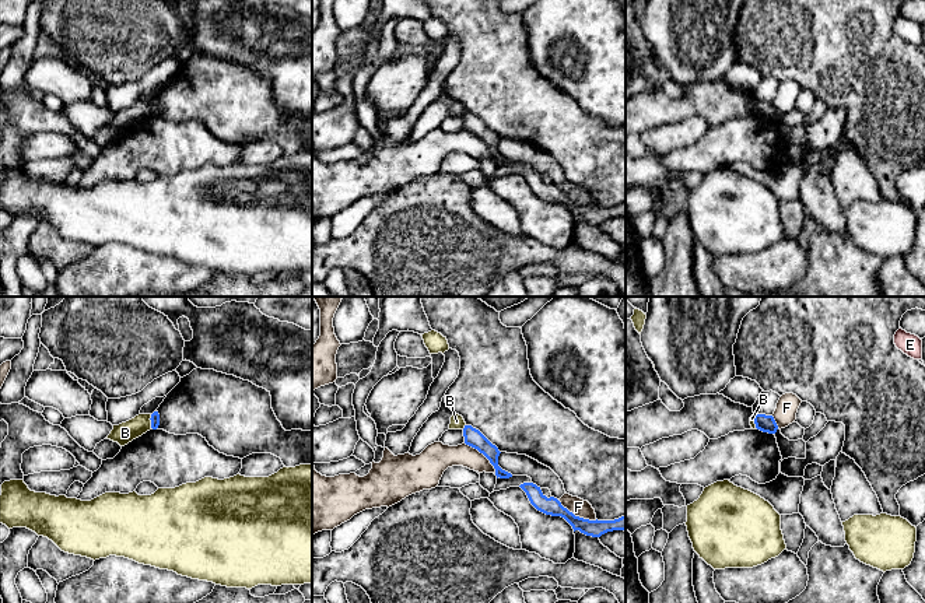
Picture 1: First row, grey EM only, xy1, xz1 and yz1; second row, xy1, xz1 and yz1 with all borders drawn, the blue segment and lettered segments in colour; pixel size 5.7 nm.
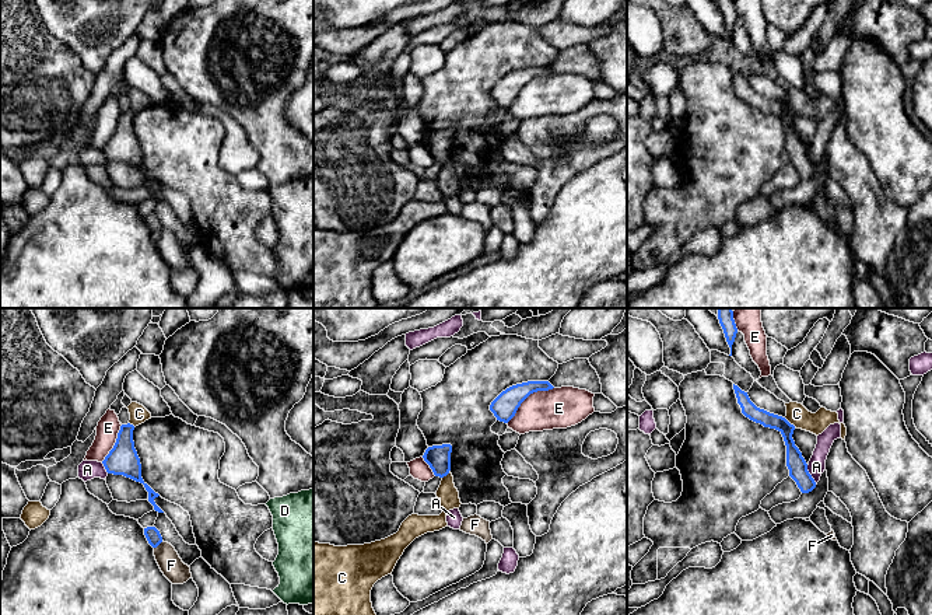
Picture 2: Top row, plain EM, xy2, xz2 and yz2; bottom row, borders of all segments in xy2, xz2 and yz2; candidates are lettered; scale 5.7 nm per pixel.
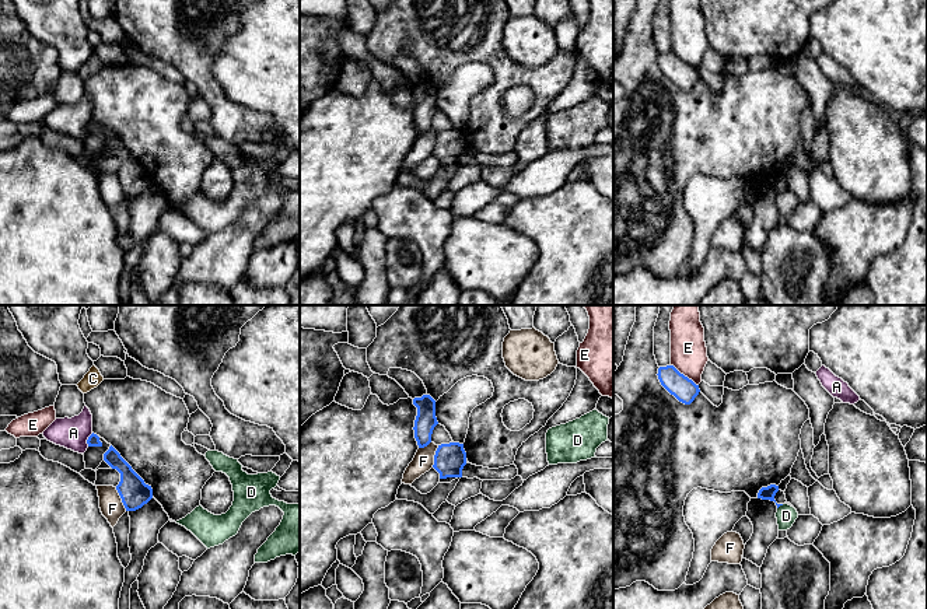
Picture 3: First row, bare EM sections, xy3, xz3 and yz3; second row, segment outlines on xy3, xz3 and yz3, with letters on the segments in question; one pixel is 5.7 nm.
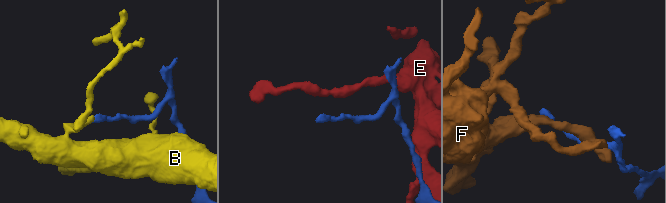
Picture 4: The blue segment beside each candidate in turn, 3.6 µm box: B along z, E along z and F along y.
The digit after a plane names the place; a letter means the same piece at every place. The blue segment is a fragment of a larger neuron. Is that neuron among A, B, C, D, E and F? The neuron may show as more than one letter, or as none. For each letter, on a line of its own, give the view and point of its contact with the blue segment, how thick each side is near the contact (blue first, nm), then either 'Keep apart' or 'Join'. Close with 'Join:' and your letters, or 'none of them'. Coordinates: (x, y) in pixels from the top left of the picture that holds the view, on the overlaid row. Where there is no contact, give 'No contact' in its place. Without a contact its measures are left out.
A: Touches blue at yz2 (810, 475). Thickness 110 nm (blue) against 100 nm. Keep apart
B: Touches blue at xy1 (151, 421). Thickness 50 nm (blue) against 120 nm. Keep apart
C: Touches blue at yz2 (788, 422). Thickness 110 nm (blue) against 120 nm. Keep apart
D: Touches blue at yz3 (780, 504). Thickness 80 nm (blue) against 120 nm. Join
E: Touches blue at xz2 (526, 397). Thickness 150 nm (blue) against 240 nm. Keep apart
F: Touches blue at xz1 (577, 516). Thickness 100 nm (blue) against 100 nm. Keep apart
Join: D

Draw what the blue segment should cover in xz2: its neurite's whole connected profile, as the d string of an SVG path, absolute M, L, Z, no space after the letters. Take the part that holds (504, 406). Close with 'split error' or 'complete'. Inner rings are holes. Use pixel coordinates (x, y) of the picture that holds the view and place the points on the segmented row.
M528 381L512 385L502 391L490 405L497 420L508 423L516 413L521 403L533 392L549 391L554 387L549 381Z | complete

